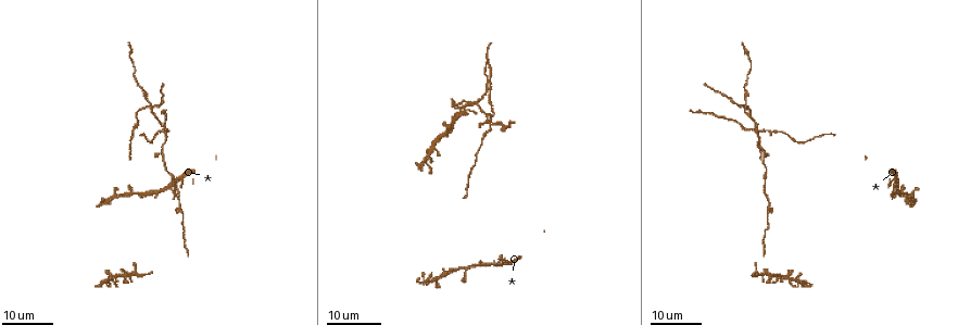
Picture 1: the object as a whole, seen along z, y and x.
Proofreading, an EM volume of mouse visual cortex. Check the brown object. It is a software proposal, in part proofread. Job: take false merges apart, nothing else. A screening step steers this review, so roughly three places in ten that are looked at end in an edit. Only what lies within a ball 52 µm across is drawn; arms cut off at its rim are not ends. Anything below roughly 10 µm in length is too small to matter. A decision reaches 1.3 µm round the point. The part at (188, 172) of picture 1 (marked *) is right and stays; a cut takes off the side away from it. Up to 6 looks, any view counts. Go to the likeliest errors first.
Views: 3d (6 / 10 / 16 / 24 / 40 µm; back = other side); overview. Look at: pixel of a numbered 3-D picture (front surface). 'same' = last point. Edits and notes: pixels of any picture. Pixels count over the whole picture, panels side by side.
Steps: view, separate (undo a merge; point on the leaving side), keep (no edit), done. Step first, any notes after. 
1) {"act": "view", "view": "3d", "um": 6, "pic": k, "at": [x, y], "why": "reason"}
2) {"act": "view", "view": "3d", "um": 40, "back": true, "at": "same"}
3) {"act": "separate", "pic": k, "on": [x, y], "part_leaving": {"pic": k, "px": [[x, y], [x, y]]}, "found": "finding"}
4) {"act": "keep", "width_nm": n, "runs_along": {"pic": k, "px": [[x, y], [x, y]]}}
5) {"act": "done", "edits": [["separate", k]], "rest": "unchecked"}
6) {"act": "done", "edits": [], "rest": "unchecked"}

{"act": "view", "view": "3d", "um": 16, "pic": 1, "at": [746, 106], "why": "looks like a crossing"}

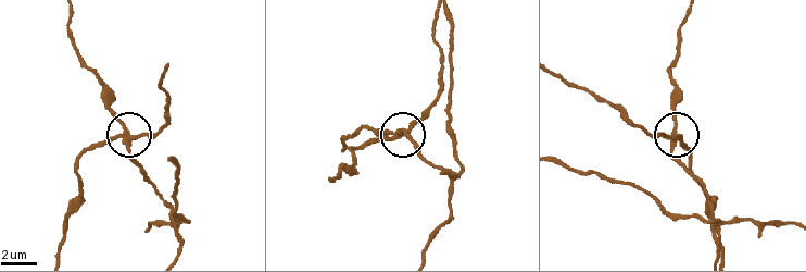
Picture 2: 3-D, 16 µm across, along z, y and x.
{"act": "view", "view": "3d", "um": 10, "pic": 2, "at": [123, 138]}

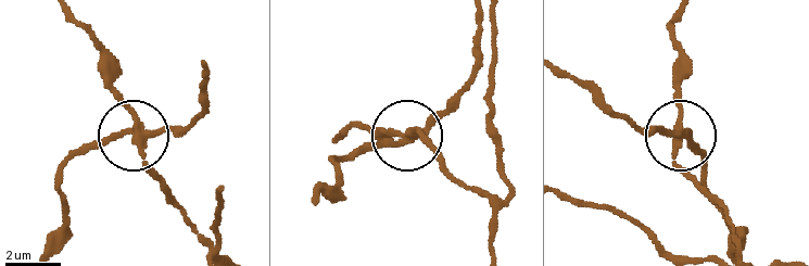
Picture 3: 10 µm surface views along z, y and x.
{"act": "separate", "pic": 3, "on": [101, 140], "part_leaving": {"pic": 3, "px": [[139, 131], [92, 141], [71, 160], [54, 251]]}, "found": "a second neuron is stuck on"}

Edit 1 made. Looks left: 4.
{"act": "view", "view": "overview"}

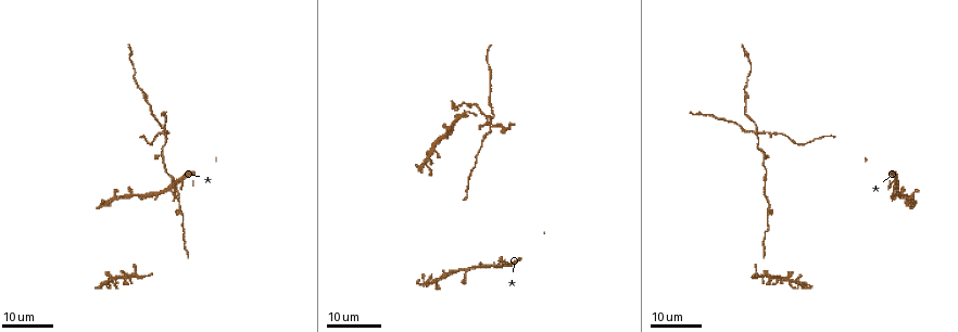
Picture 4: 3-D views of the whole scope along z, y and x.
{"act": "view", "view": "3d", "um": 24, "pic": 4, "at": [758, 134], "why": "four arms meet"}

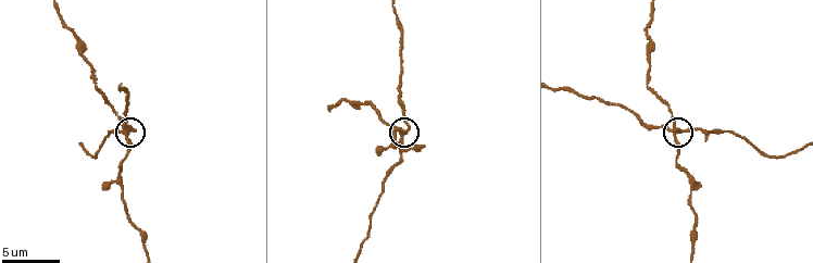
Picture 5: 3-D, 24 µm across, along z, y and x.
{"act": "view", "view": "3d", "um": 6, "at": "same"}

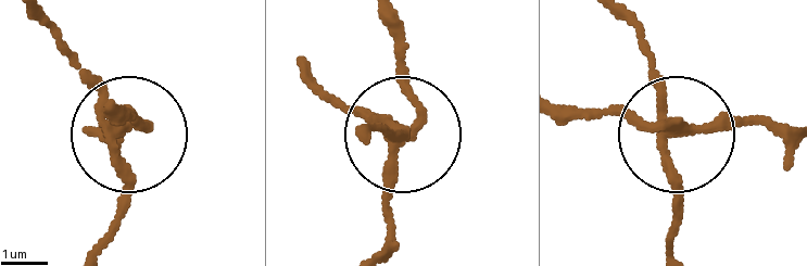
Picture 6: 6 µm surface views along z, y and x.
{"act": "separate", "pic": 6, "on": [385, 191], "side_arm_um": 23, "found": "a second neuron is stuck on"}

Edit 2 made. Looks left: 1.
{"act": "done", "edits": [["separate", 3], ["separate", 6]], "rest": "unchecked"}

